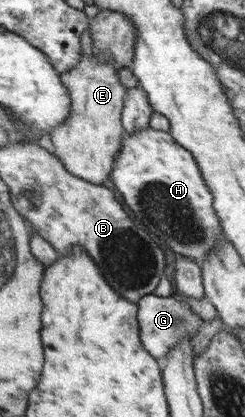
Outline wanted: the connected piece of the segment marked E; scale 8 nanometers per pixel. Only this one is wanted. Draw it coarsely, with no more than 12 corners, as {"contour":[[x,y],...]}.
{"contour":[[113,60],[59,73],[71,112],[51,142],[102,185],[123,146],[127,89]]}

